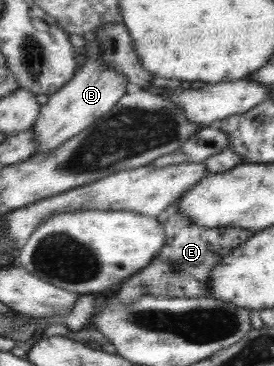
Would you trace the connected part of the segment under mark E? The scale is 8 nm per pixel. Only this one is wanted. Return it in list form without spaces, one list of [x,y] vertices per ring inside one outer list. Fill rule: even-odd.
[[[172,207],[165,209],[157,219],[166,233],[166,242],[162,244],[159,255],[154,256],[146,268],[121,283],[122,287],[116,293],[115,301],[122,305],[132,305],[146,295],[170,298],[205,297],[209,293],[206,290],[211,289],[210,274],[222,264],[234,247],[240,247],[255,234],[254,230],[234,226],[198,226],[192,218]]]

